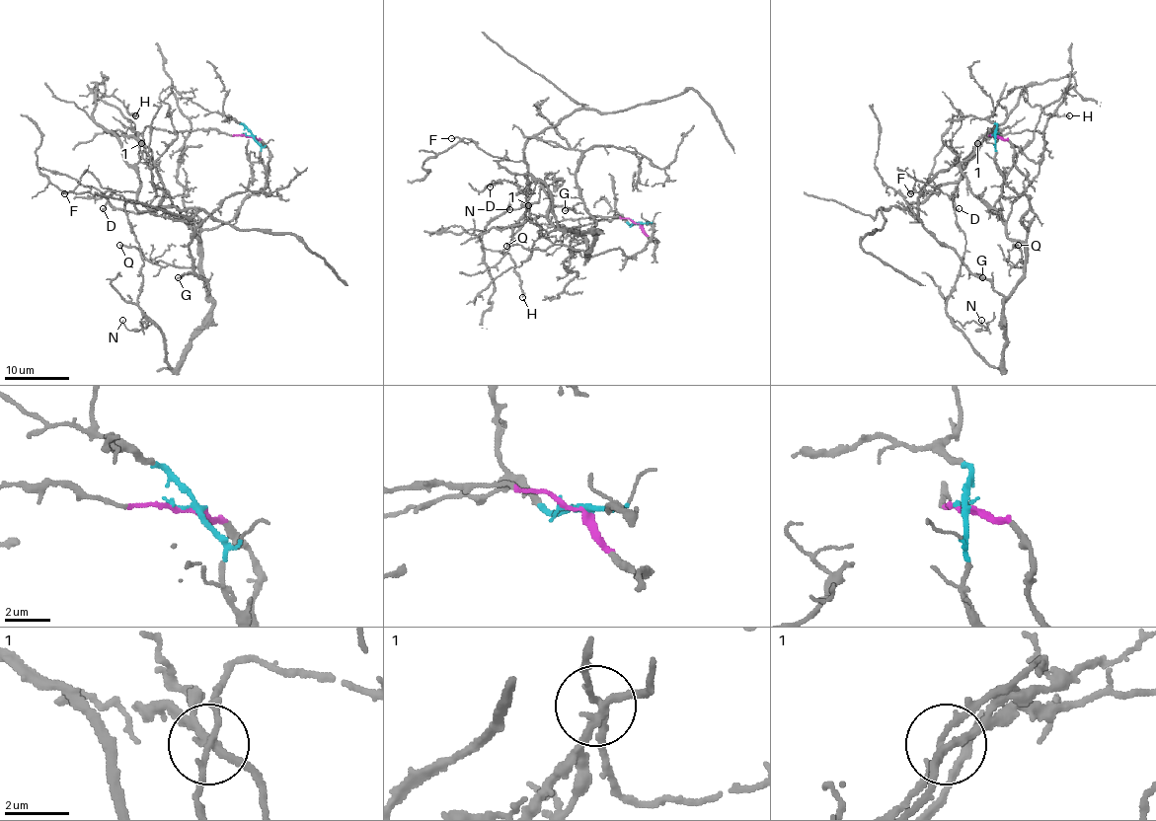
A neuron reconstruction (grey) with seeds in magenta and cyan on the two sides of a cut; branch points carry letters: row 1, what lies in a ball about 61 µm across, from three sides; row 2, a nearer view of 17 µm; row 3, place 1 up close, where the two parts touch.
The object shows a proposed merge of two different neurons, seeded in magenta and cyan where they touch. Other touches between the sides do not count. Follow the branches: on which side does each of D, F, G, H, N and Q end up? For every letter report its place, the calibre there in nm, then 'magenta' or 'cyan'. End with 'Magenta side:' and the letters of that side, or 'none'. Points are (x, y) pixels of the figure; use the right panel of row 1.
D: place (959, 208); calibre 140 nm; cyan
F: place (910, 193); calibre 110 nm; magenta
G: place (982, 277); calibre 110 nm; cyan
H: place (1069, 115); calibre 160 nm; magenta
N: place (981, 320); calibre 110 nm; cyan
Q: place (1018, 245); calibre 200 nm; cyan
Magenta side: F, H

